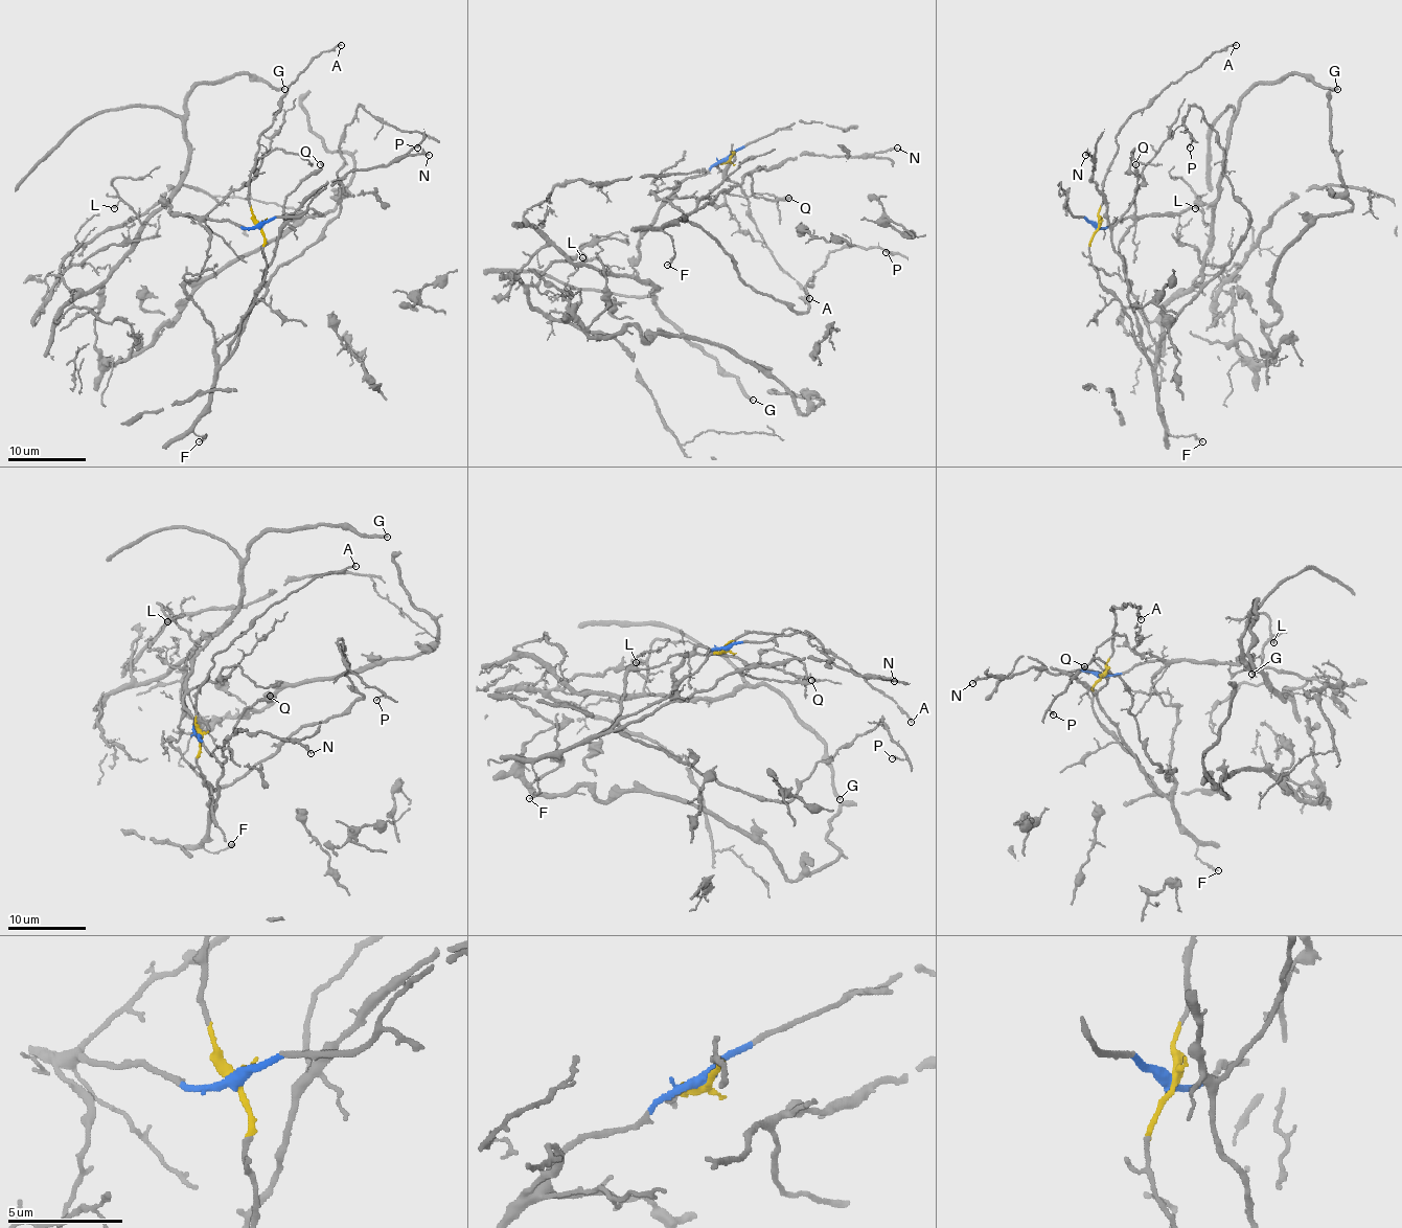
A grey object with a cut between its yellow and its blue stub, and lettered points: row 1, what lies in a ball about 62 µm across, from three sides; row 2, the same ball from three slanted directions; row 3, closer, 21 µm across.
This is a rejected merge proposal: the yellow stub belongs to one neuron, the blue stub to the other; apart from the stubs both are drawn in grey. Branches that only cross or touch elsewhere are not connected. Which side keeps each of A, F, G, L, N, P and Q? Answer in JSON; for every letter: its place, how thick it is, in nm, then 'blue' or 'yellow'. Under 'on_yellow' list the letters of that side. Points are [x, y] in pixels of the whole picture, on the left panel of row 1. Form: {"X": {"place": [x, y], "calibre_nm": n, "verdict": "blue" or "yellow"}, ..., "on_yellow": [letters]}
{"A": {"place": [341, 45], "calibre_nm": 180, "verdict": "yellow"}, "F": {"place": [199, 441], "calibre_nm": 170, "verdict": "yellow"}, "G": {"place": [284, 89], "calibre_nm": 320, "verdict": "blue"}, "L": {"place": [114, 208], "calibre_nm": 170, "verdict": "blue"}, "N": {"place": [429, 155], "calibre_nm": 260, "verdict": "yellow"}, "P": {"place": [417, 148], "calibre_nm": 120, "verdict": "yellow"}, "Q": {"place": [320, 164], "calibre_nm": 190, "verdict": "yellow"}, "on_yellow": ["A", "F", "N", "P", "Q"]}

